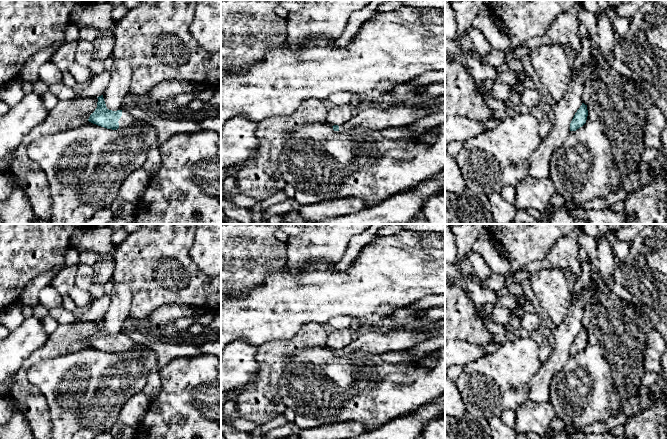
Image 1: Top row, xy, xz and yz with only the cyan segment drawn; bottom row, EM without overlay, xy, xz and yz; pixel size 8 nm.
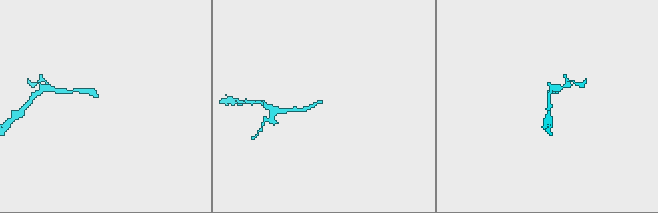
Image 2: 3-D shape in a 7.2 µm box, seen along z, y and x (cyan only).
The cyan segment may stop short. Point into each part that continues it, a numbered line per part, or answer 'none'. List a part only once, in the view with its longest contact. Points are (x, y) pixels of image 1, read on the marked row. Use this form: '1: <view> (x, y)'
1: xy (127, 120)

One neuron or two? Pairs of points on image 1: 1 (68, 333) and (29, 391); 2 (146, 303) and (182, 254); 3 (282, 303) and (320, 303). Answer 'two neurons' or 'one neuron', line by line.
1: one neuron
2: one neuron
3: one neuron

